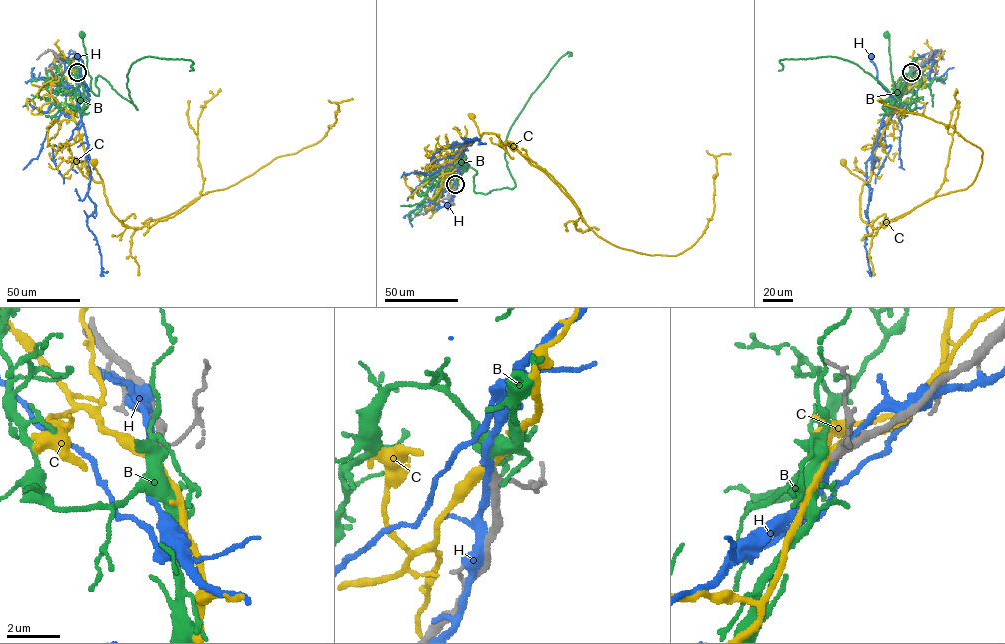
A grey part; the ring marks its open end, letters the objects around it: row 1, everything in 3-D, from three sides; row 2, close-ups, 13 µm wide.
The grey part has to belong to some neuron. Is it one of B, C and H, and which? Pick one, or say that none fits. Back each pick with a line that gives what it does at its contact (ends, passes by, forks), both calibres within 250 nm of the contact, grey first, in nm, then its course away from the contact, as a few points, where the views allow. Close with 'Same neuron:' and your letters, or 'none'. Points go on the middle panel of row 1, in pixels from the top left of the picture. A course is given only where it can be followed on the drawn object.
B: it passes by; 280 nm thick on the grey side, 400 nm on the other; it runs (456, 184), (453, 170), (465, 165), (466, 171), (469, 165), (459, 159)
Same neuron: B

